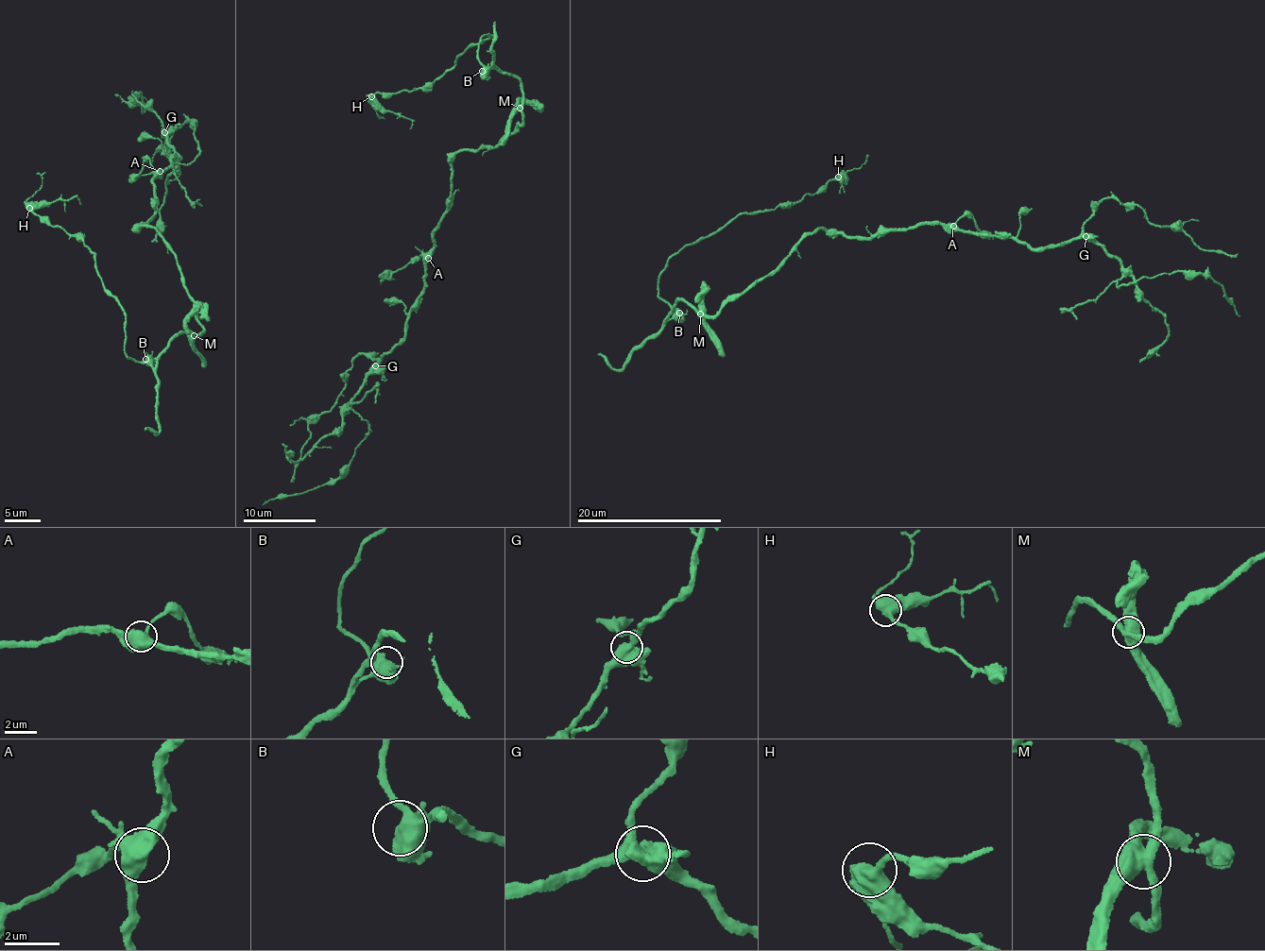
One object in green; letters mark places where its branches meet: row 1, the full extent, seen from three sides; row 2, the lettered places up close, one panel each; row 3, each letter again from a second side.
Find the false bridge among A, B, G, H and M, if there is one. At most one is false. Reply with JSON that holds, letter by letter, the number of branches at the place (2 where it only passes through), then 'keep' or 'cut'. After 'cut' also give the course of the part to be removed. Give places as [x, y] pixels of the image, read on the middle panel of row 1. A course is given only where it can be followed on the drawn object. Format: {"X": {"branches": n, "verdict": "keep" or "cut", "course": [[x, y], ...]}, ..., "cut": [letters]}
{"A": {"branches": 5, "verdict": "keep"}, "B": {"branches": 4, "verdict": "keep"}, "G": {"branches": 3, "verdict": "keep"}, "H": {"branches": 4, "verdict": "keep"}, "M": {"branches": 4, "verdict": "cut", "course": [[520, 108], [511, 116], [502, 144]]}, "cut": ["M"]}

